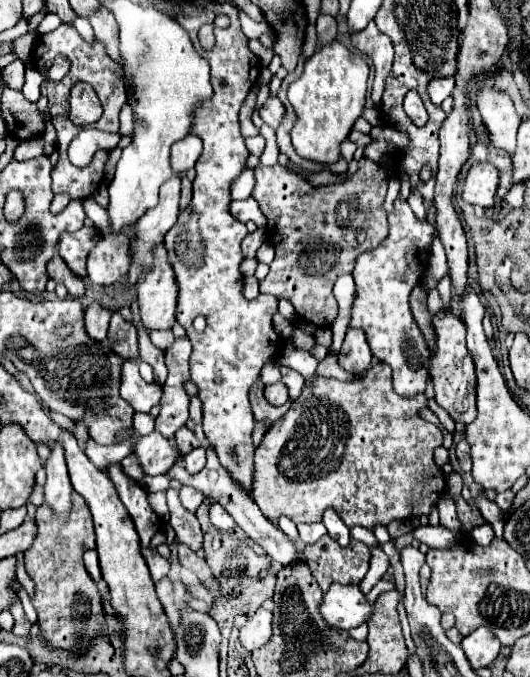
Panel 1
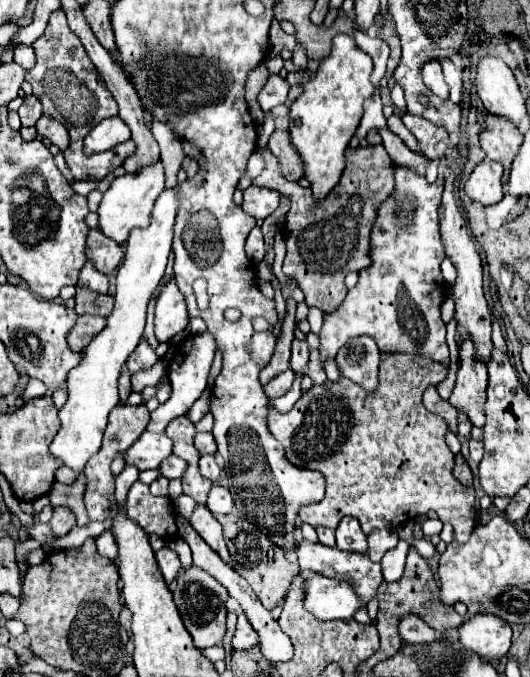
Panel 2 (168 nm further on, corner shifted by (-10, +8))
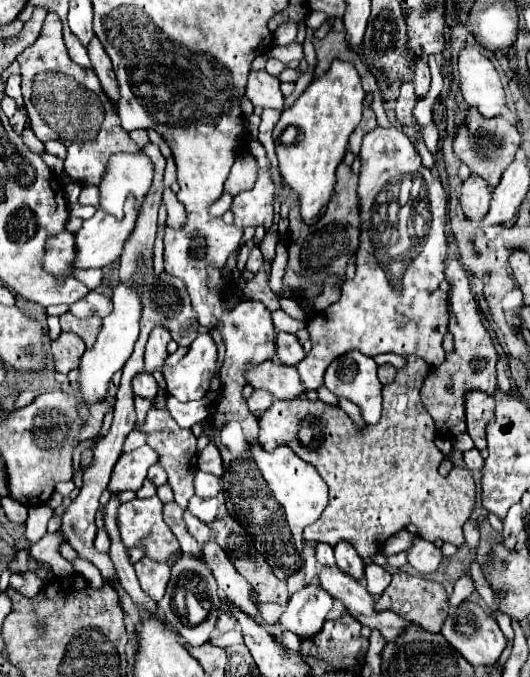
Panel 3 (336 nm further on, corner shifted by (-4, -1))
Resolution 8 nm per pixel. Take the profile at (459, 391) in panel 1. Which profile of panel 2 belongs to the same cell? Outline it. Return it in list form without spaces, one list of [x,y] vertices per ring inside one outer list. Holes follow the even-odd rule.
[[[465,337],[459,345],[459,369],[457,383],[449,397],[449,403],[465,413],[475,427],[485,423],[483,403],[487,389],[487,367],[485,361],[477,357],[471,337]]]

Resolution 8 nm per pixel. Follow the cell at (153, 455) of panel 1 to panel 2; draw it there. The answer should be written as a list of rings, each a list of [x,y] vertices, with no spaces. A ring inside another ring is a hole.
[[[143,433],[131,449],[125,451],[125,461],[139,467],[139,471],[145,469],[157,469],[173,451],[173,441],[165,433]]]

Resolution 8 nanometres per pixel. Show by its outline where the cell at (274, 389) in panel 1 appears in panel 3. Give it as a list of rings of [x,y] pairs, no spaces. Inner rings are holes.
[[[255,390],[249,398],[247,398],[247,408],[249,408],[249,412],[253,412],[257,418],[271,406],[271,402],[273,402],[275,398],[269,394],[269,392],[265,392],[265,390]]]

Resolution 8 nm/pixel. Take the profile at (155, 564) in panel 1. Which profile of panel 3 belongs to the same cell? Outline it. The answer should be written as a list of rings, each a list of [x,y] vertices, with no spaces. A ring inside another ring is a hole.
[[[141,558],[133,564],[133,568],[145,594],[157,602],[165,594],[165,586],[169,582],[169,564],[159,564],[151,558]]]

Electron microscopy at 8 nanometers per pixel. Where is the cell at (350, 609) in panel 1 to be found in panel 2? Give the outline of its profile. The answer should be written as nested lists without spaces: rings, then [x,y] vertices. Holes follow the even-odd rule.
[[[309,575],[305,609],[317,619],[351,619],[359,611],[359,595],[347,581],[335,581],[323,575]]]

